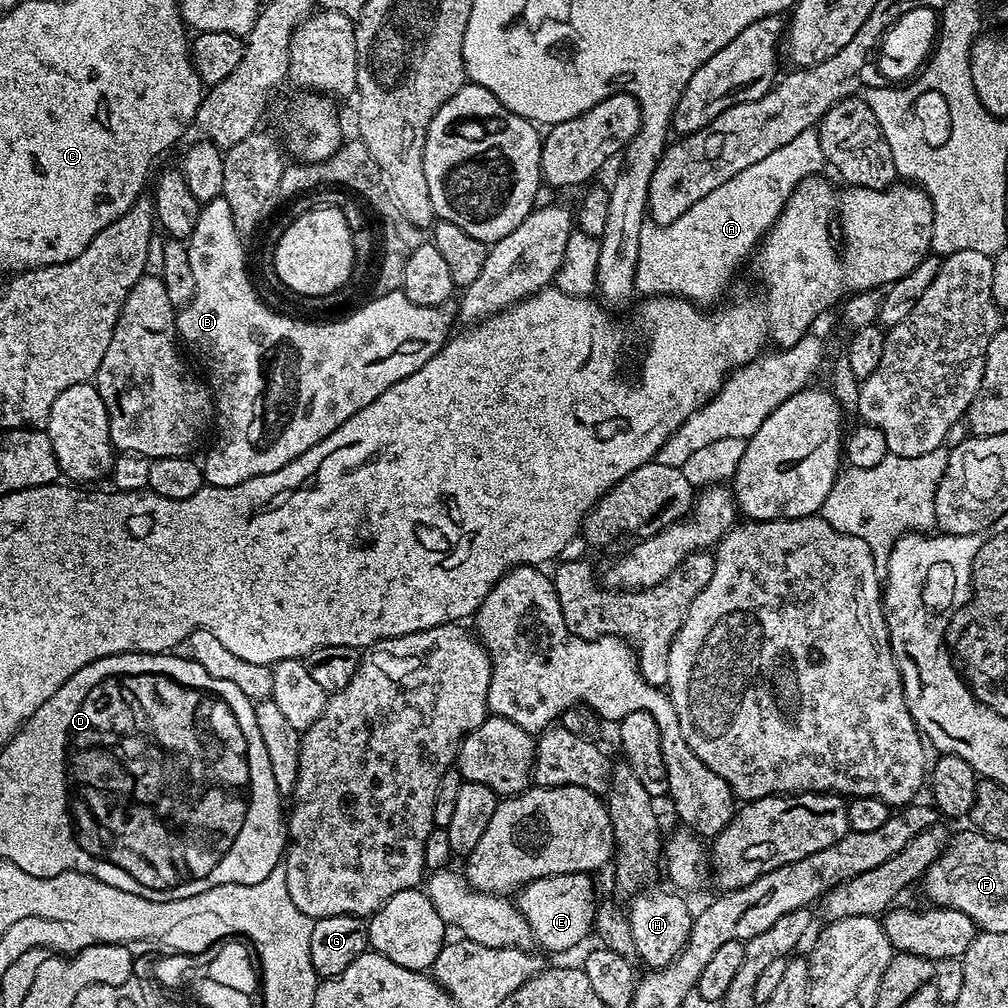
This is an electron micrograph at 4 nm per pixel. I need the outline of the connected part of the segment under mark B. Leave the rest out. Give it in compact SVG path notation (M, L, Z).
M223 198L211 200L201 207L198 214L198 226L194 226L194 234L188 237L186 243L190 254L190 267L194 270L194 298L177 311L176 330L179 339L185 340L189 350L196 355L199 367L202 370L210 370L210 374L206 377L206 384L214 401L217 440L216 445L209 450L208 457L202 460L202 467L205 481L213 488L238 486L255 476L265 476L271 472L282 470L282 466L294 462L294 458L306 454L306 450L310 450L315 444L322 443L330 434L334 434L334 430L338 430L338 426L342 426L342 422L346 422L346 418L354 418L354 414L358 414L358 410L370 406L370 402L374 402L374 398L378 398L378 394L390 390L390 386L394 386L394 382L402 382L402 378L414 374L414 370L418 370L423 364L430 362L430 358L434 358L434 354L438 354L440 349L448 343L450 333L453 331L451 328L452 320L454 324L454 316L453 313L451 316L447 312L449 310L447 307L418 306L414 302L410 302L410 298L406 298L403 291L376 294L369 304L362 305L357 312L350 313L345 320L332 320L329 324L307 324L304 320L291 320L290 317L283 316L282 313L275 312L272 308L267 308L260 301L260 296L256 293L251 278L248 277L248 256L244 253L246 240L245 237L238 234L238 230L234 226L234 214L230 214L230 202L226 202Z

